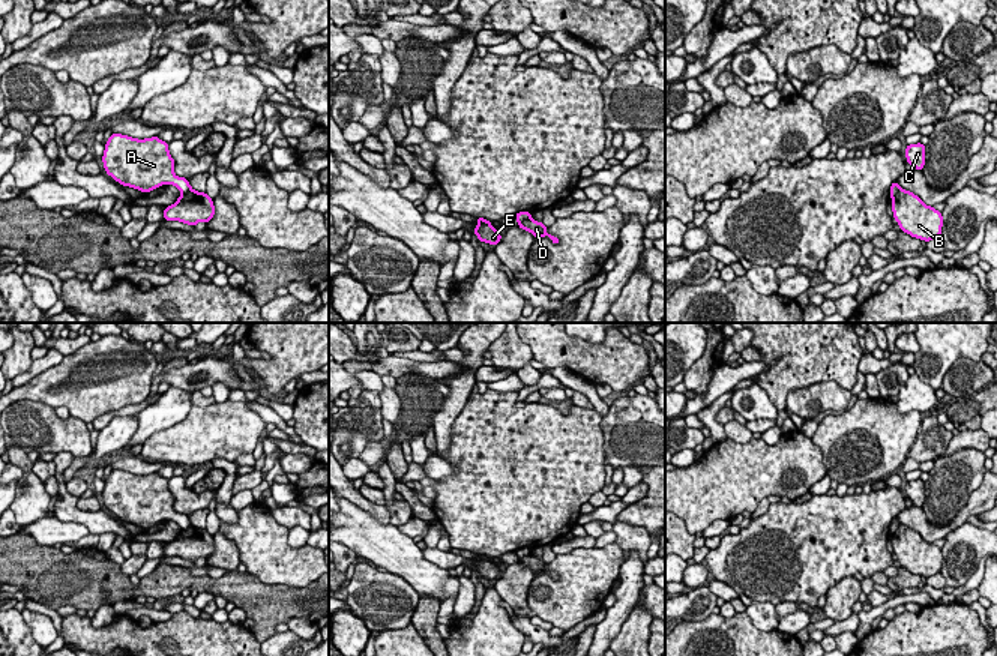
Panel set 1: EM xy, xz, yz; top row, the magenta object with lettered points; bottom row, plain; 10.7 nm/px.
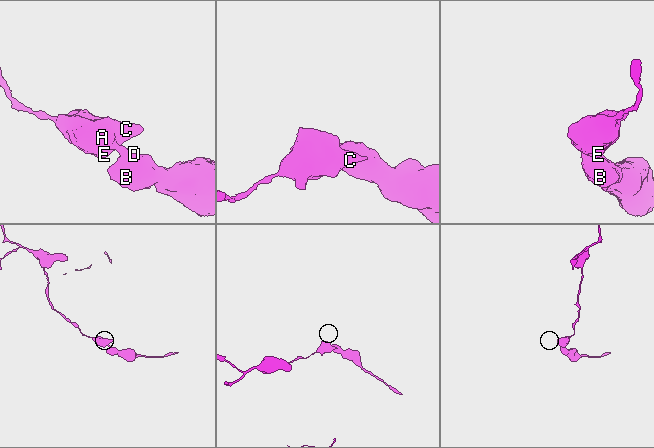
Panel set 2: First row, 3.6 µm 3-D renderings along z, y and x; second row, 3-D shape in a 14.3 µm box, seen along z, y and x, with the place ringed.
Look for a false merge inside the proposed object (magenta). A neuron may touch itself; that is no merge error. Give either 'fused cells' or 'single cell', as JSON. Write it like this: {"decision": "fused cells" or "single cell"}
{"decision": "fused cells"}

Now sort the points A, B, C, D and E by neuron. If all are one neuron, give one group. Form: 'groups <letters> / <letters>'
groups A C E / B D

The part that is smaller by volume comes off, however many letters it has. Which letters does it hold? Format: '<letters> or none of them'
B, D

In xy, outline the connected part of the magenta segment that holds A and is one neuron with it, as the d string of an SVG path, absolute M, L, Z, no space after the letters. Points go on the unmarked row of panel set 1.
M111 470L102 498L107 510L116 518L141 528L150 528L165 519L177 522L182 530L192 525L188 515L174 510L168 479L158 473L137 476Z

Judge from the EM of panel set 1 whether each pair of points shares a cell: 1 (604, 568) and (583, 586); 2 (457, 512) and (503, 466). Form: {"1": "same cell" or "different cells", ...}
{"1": "same cell", "2": "same cell"}

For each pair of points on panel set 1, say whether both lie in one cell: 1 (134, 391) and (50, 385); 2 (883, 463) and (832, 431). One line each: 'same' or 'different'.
1: same
2: same

